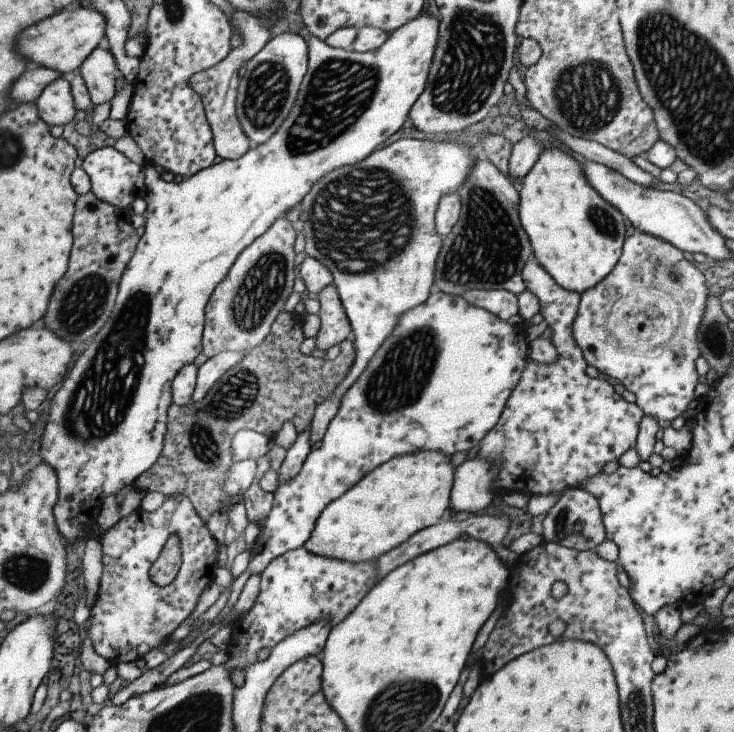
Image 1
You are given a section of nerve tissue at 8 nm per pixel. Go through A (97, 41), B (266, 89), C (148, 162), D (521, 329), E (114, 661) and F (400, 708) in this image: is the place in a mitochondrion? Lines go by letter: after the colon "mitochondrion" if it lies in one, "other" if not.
A: other
B: mitochondrion
C: other
D: other
E: other
F: mitochondrion

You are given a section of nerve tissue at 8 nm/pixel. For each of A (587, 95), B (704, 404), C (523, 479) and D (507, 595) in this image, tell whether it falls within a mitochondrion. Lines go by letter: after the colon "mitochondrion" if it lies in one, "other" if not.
A: mitochondrion
B: other
C: other
D: other

